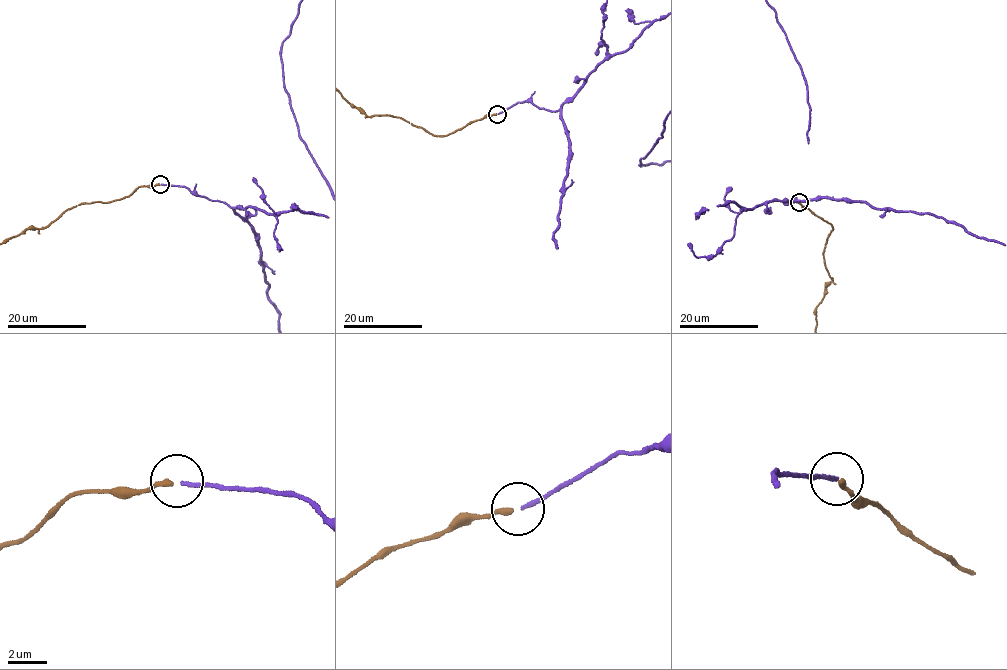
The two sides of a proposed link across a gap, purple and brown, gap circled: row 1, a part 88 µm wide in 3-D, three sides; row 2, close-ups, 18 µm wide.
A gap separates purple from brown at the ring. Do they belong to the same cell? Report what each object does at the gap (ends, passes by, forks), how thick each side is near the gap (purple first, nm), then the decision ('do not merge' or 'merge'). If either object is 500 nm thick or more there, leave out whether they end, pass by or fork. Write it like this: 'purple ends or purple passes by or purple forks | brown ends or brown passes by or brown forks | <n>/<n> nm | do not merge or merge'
purple ends | brown ends | 200/280 nm | merge

